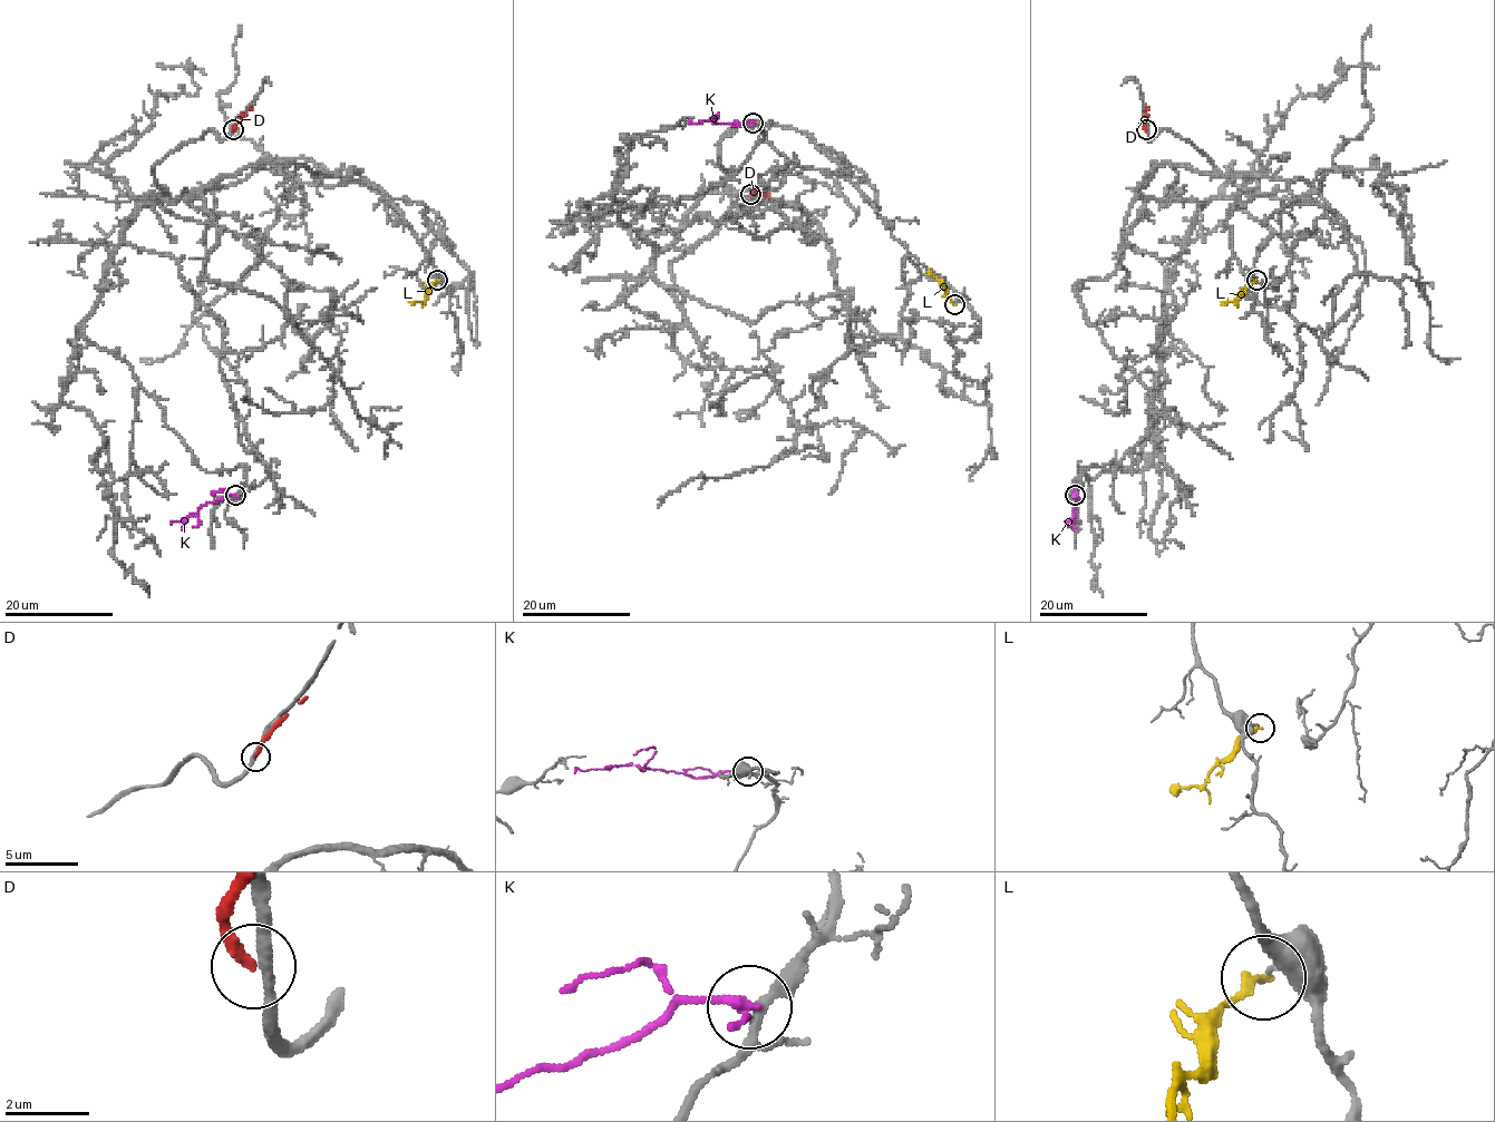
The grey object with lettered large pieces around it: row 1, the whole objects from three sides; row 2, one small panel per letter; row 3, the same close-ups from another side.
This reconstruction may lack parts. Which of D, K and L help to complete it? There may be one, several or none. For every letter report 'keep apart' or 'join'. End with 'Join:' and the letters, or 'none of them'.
D: keep apart
K: keep apart
L: keep apart
Join: none of them

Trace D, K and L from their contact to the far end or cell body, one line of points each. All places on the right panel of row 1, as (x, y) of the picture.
D: (1146, 129), (1142, 119), (1147, 107)
K: (1075, 495), (1076, 523)
L: (1255, 280), (1234, 301), (1222, 303)

